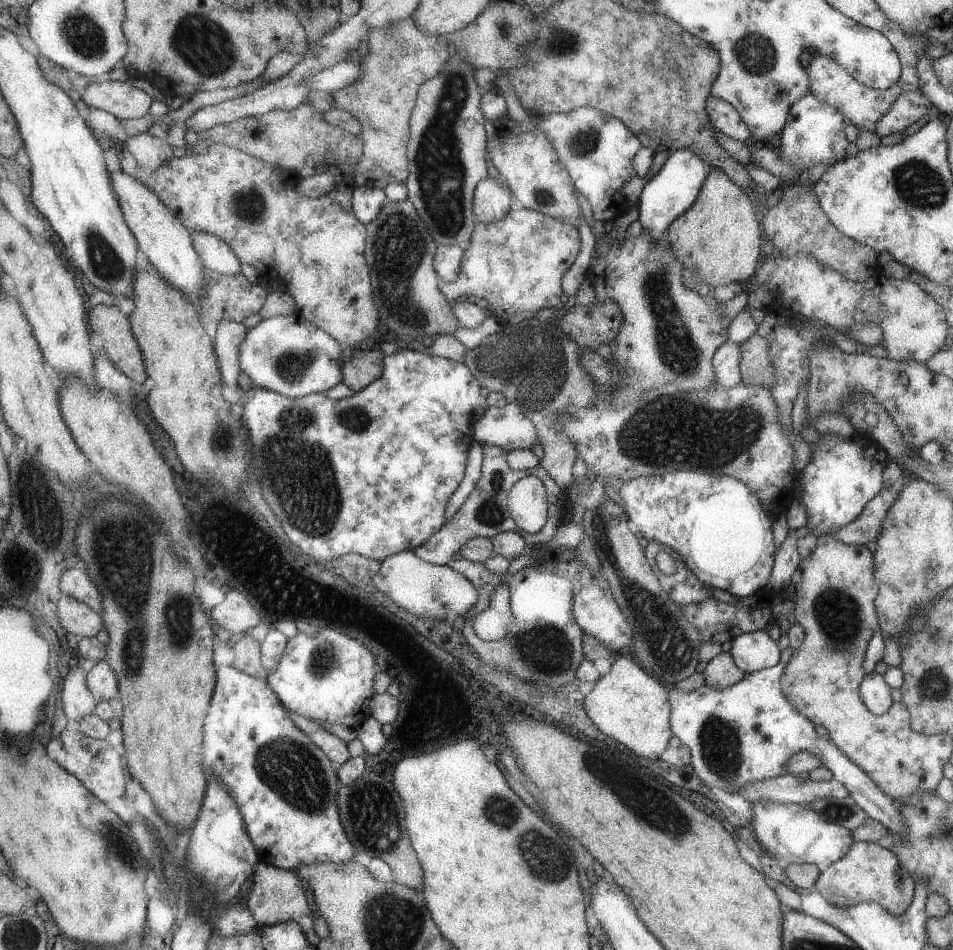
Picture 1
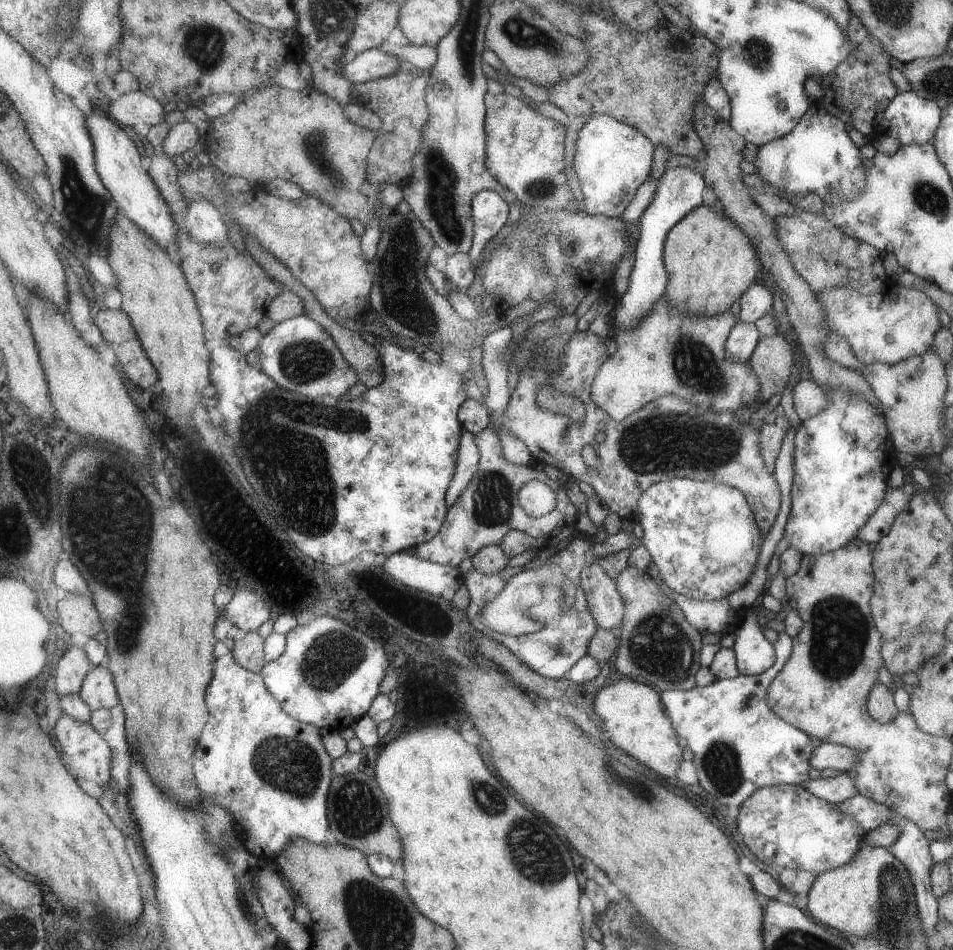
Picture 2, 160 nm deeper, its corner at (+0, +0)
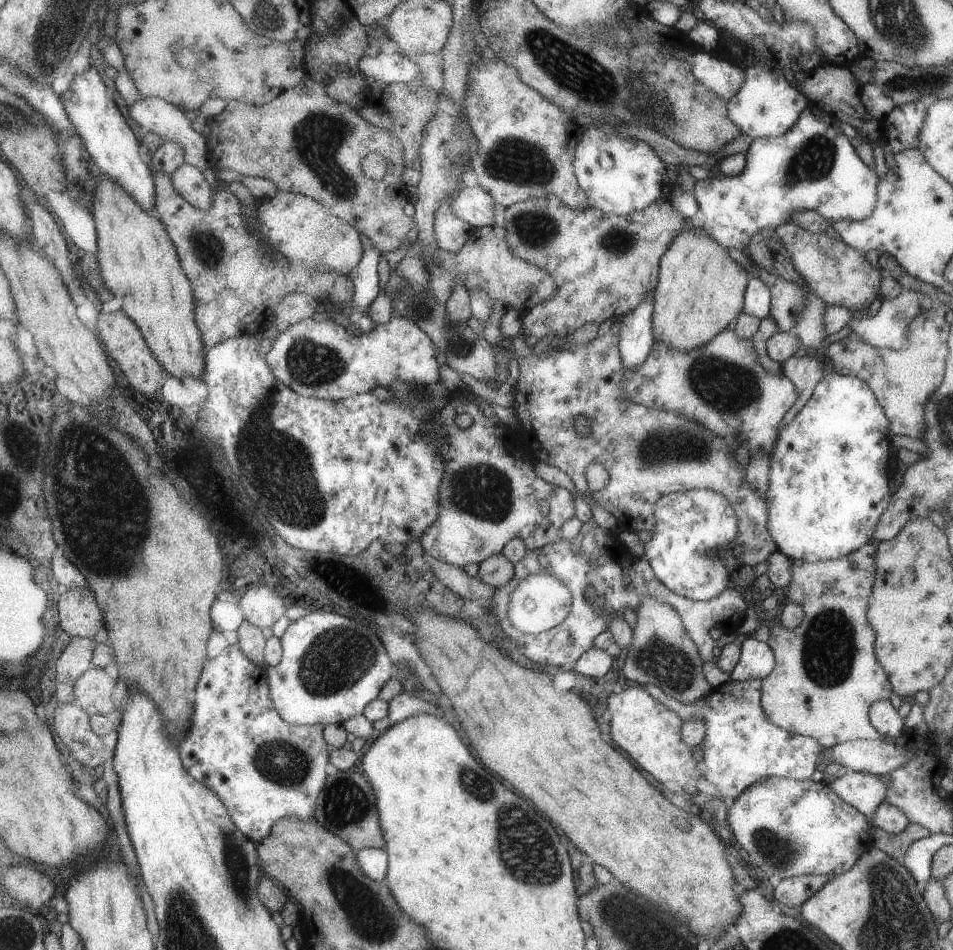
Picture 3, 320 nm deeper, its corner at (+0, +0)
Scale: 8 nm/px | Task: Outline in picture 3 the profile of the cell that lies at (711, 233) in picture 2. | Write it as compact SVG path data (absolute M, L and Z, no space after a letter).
M699 225L676 238L660 262L660 281L654 298L653 330L657 341L682 351L692 351L711 342L727 324L742 312L747 271L728 256L727 249L712 239Z

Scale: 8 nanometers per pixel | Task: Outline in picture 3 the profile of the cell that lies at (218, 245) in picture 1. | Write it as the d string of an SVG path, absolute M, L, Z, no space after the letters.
M183 163L172 174L177 192L197 208L208 211L214 205L211 175L196 166Z

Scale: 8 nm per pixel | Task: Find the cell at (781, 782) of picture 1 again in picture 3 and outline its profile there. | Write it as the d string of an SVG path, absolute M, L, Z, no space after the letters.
M848 769L842 776L834 778L833 782L827 785L841 800L853 806L867 822L870 822L877 805L884 800L888 782L882 775Z

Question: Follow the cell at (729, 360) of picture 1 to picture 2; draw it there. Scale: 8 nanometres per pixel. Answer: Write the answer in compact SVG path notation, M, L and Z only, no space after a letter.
M737 320L728 334L726 342L726 358L729 362L745 363L753 352L760 332L754 323Z

